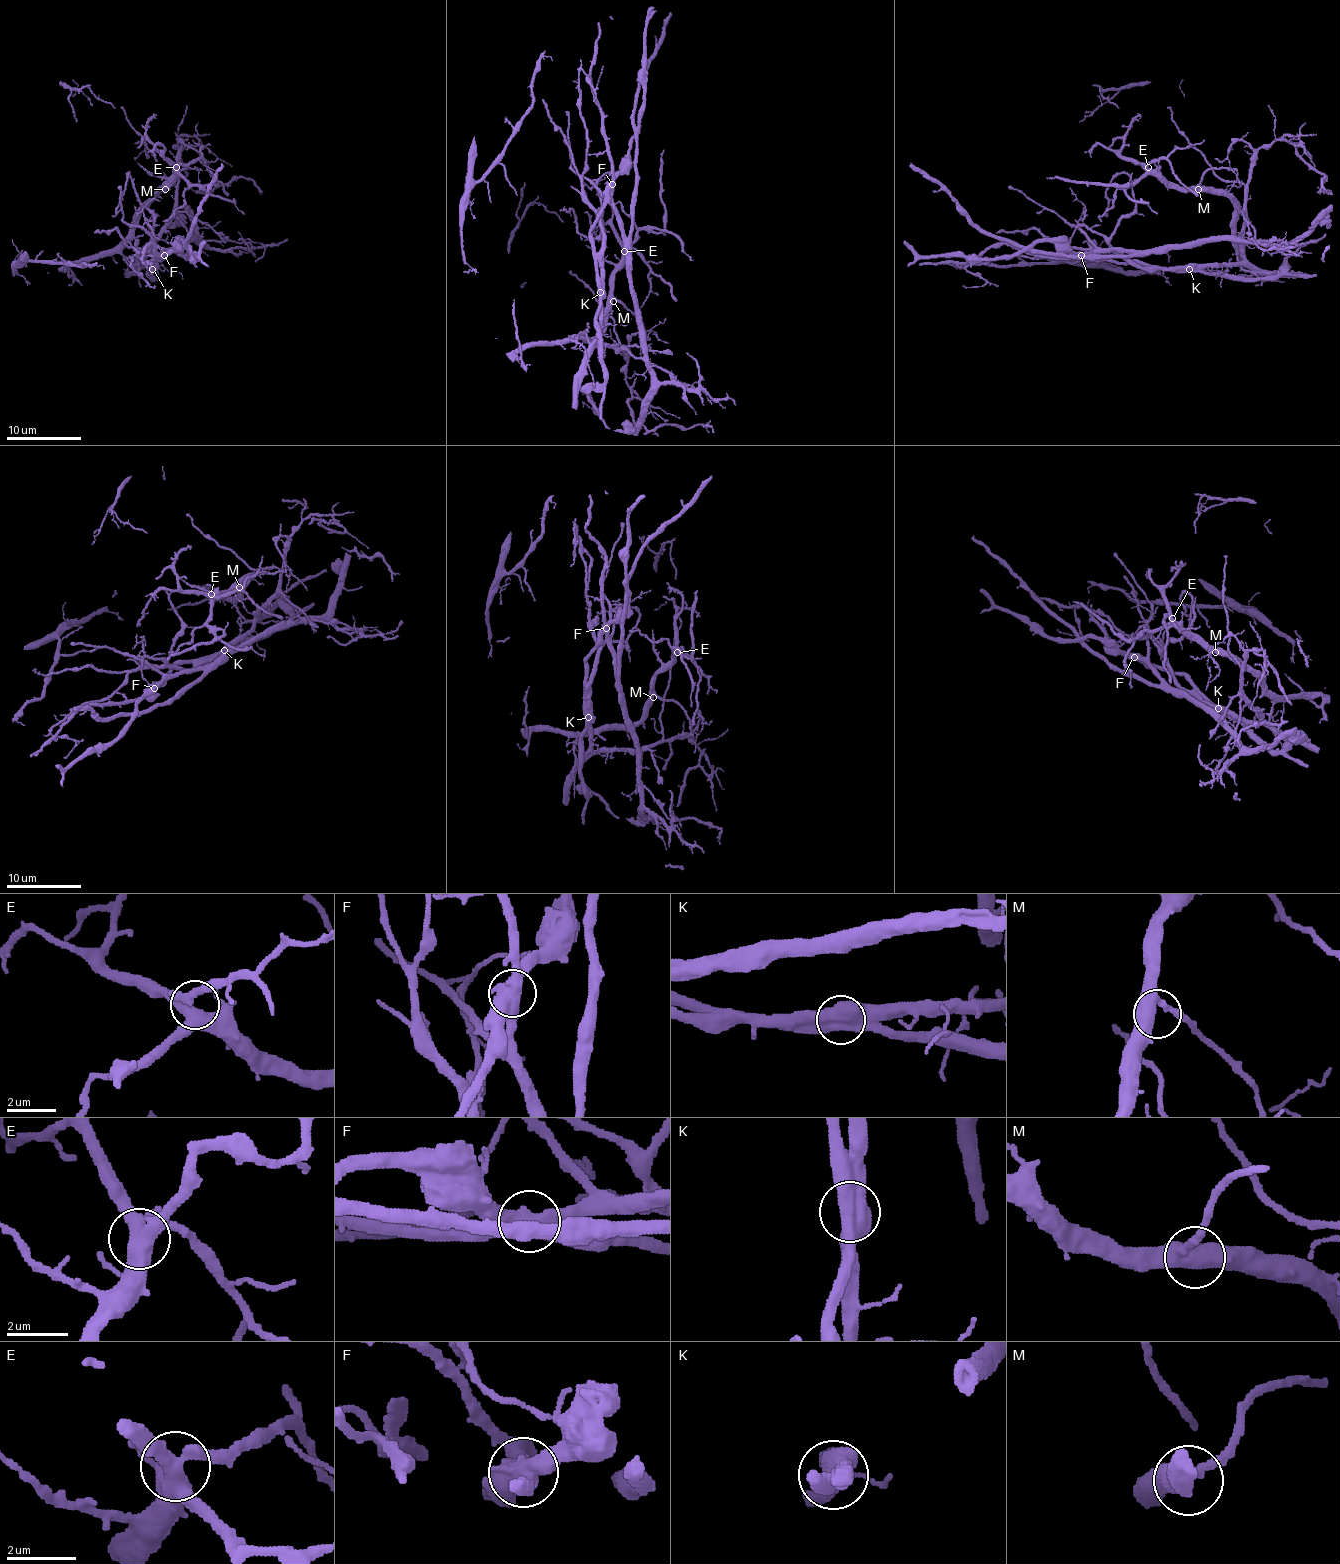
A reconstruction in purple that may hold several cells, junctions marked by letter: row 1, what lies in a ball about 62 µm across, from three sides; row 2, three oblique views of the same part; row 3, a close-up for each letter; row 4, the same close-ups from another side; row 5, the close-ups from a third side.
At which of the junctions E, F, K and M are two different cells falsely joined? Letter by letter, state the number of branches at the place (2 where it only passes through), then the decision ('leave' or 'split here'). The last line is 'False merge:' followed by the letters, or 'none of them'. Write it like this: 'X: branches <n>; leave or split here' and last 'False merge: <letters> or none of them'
E: branches 4; leave
F: branches 4; split here
K: branches 2; split here
M: branches 3; leave
False merge: F, K

